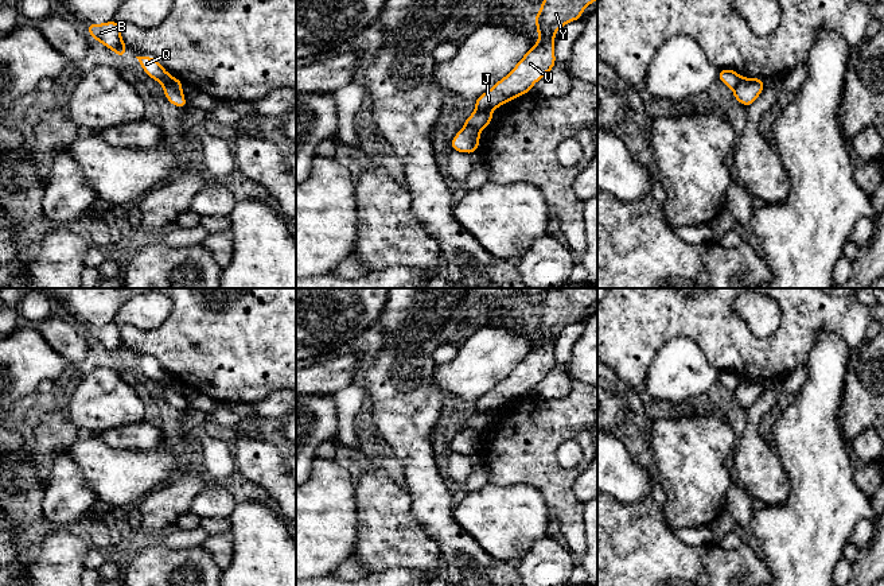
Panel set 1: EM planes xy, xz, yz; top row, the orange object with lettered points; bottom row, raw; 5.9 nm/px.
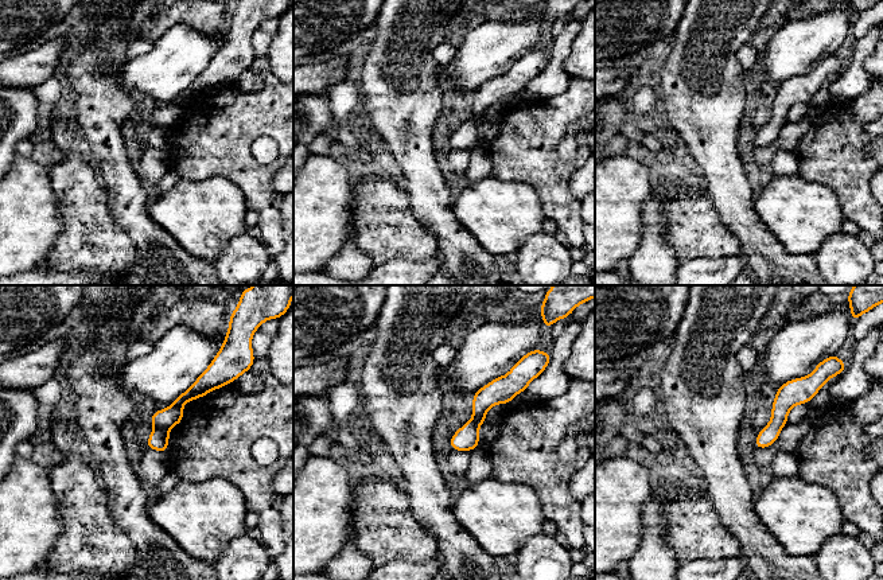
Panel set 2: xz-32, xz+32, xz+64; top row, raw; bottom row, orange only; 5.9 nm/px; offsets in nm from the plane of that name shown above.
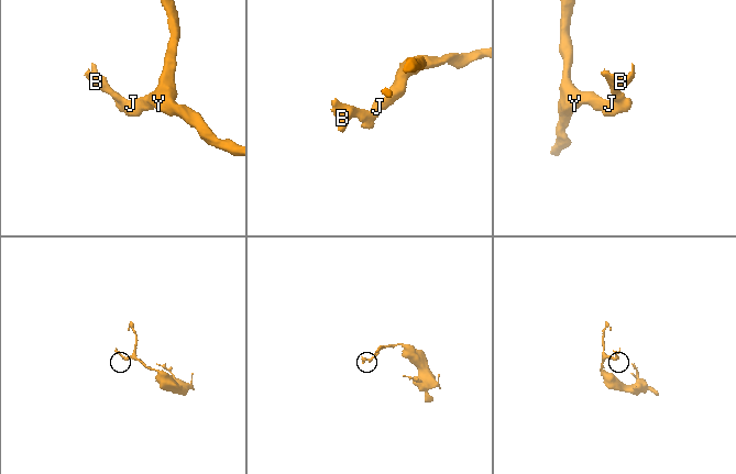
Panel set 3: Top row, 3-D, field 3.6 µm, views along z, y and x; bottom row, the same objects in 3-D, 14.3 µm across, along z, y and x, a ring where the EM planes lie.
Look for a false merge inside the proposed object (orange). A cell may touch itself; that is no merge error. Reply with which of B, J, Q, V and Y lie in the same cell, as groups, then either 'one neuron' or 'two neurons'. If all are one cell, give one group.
groups B Q / J V Y; two neurons

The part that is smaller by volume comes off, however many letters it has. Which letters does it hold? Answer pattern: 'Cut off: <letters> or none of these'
Cut off: B, Q

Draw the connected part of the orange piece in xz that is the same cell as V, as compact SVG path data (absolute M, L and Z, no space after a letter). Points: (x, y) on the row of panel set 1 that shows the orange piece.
M544 0L534 16L538 42L506 77L475 100L475 109L478 112L491 112L515 97L529 93L533 85L556 65L554 38L557 30L573 20L580 20L583 9L593 1Z

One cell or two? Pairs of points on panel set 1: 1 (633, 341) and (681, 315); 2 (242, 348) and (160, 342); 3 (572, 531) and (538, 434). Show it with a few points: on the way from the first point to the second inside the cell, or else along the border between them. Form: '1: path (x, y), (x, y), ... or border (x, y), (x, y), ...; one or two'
1: path (645, 329), (658, 315), (669, 315); one
2: path (222, 340), (180, 342); one
3: path (564, 507), (556, 484), (538, 466), (538, 458); one

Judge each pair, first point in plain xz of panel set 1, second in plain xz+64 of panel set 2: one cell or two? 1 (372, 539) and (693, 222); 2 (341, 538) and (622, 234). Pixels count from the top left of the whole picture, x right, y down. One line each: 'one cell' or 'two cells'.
1: one cell
2: one cell

